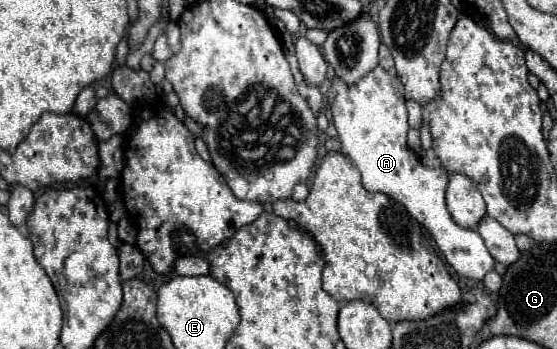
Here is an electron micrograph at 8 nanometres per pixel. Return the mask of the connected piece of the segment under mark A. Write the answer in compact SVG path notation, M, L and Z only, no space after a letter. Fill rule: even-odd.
M377 65L357 85L345 85L339 77L335 77L329 87L329 107L343 147L341 151L359 169L363 187L367 191L385 193L403 203L409 215L431 231L447 263L459 275L473 281L483 281L483 277L493 271L495 259L489 255L481 235L475 229L465 229L451 219L445 207L445 189L449 183L447 169L421 165L417 155L411 151L407 143L409 123L405 95L397 75Z

